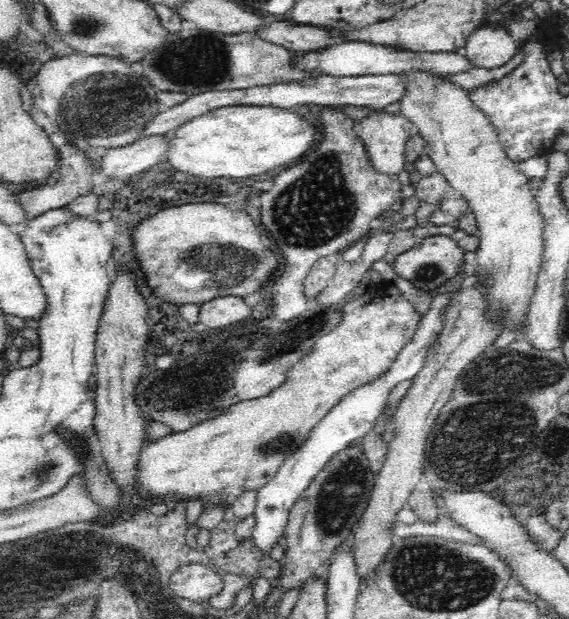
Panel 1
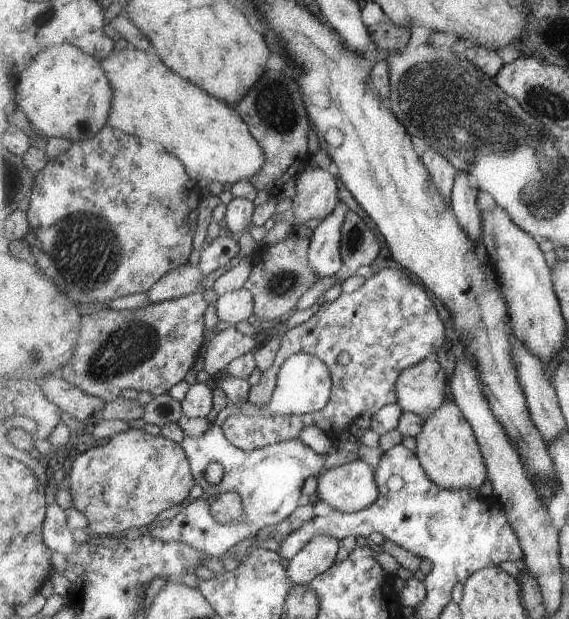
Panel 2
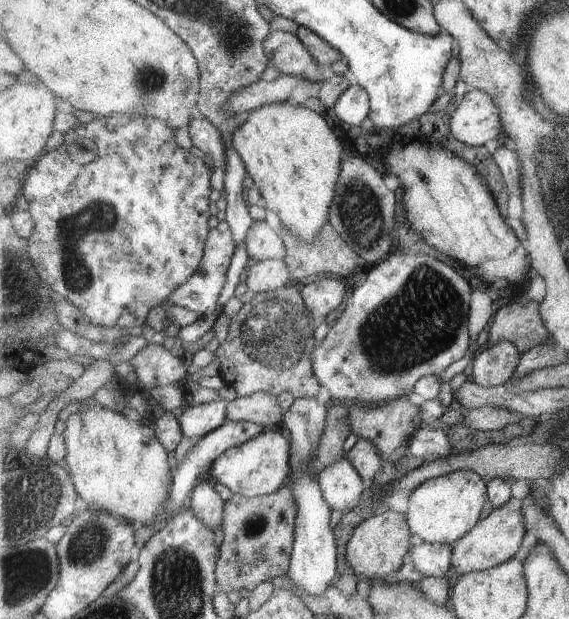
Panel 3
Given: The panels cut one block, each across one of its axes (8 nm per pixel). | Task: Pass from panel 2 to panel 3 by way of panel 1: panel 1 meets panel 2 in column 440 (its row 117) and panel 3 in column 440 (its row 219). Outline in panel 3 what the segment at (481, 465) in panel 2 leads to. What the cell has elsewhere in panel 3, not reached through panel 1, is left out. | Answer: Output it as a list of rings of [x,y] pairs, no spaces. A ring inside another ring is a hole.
[[[455,471],[427,480],[409,496],[406,514],[413,535],[417,534],[428,543],[452,545],[461,540],[480,521],[481,510],[489,498],[486,482],[482,475],[473,471]]]

